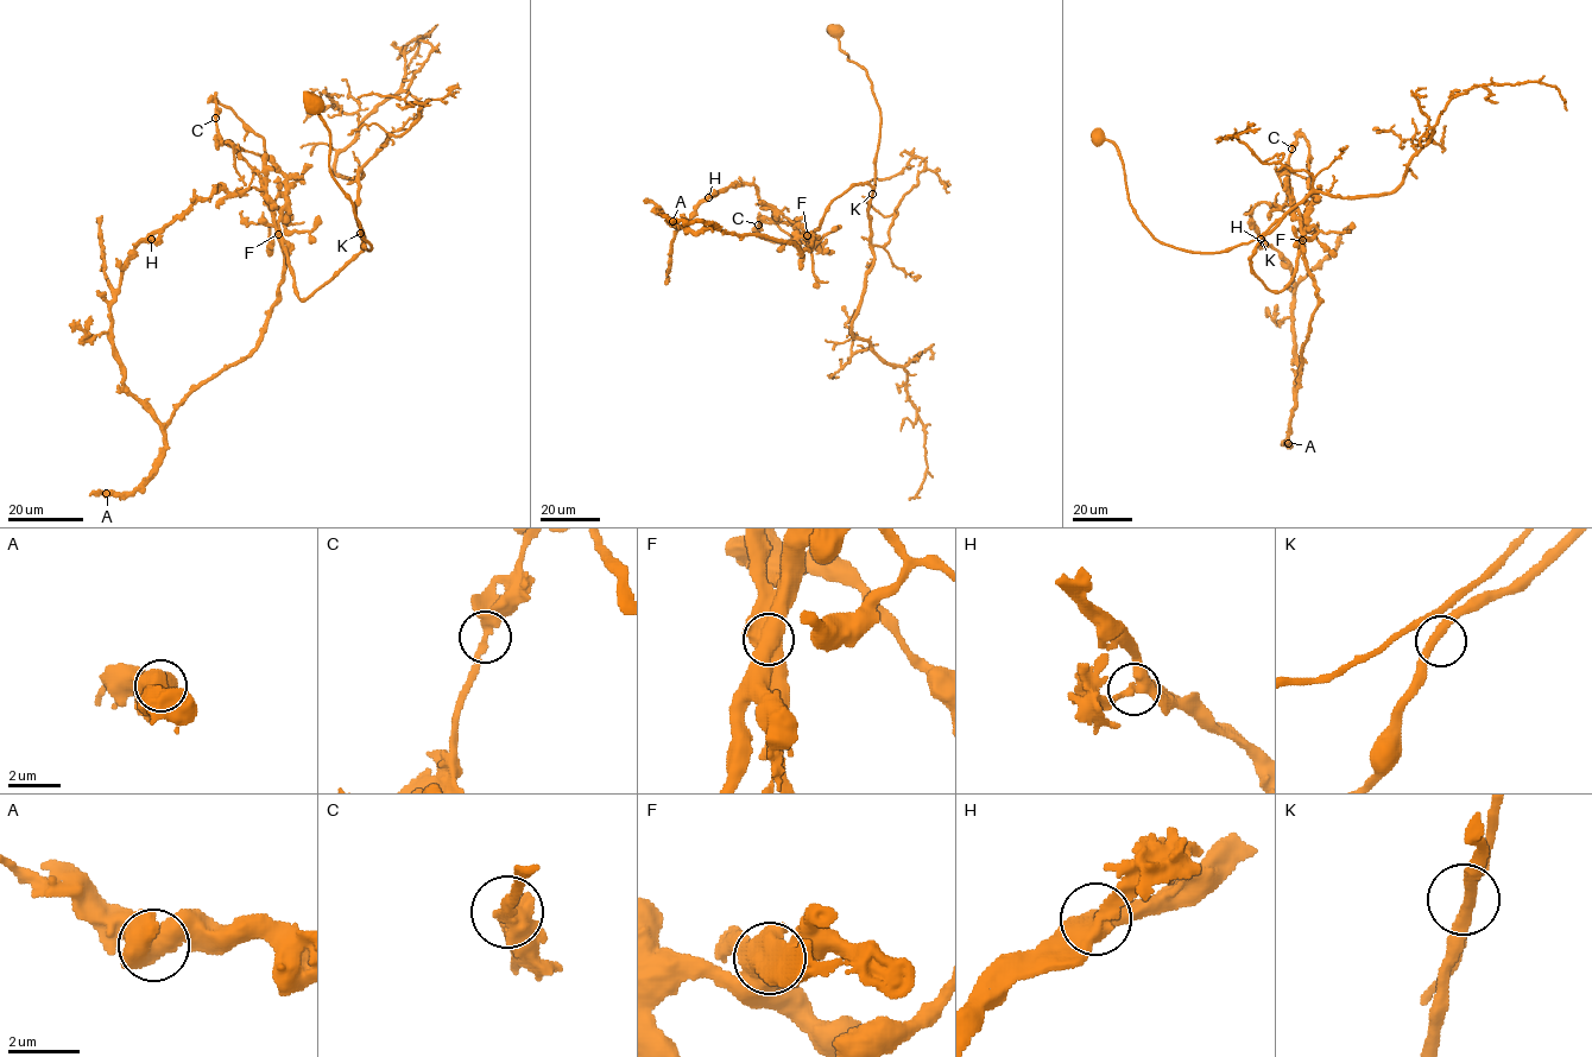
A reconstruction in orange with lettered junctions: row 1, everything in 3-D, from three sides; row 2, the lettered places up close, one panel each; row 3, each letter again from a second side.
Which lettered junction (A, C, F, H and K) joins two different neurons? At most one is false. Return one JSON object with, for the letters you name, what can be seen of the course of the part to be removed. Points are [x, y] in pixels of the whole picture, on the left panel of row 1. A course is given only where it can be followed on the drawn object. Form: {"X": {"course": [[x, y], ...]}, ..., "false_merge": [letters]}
{"F": {"course": [[278, 233], [284, 279], [260, 342], [162, 424], [124, 385], [111, 314], [121, 269], [214, 187], [247, 195]]}, "false_merge": ["F"]}

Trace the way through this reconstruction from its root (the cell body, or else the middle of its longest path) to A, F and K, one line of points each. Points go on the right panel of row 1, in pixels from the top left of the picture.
A: (1094, 137), (1158, 241), (1258, 238), (1251, 270), (1278, 291), (1302, 249), (1318, 305), (1288, 443)
F: (1094, 137), (1117, 147), (1130, 204), (1160, 241), (1219, 252), (1258, 238), (1251, 270), (1281, 291), (1302, 240)
K: (1094, 137), (1117, 147), (1130, 204), (1158, 241), (1186, 251), (1219, 252), (1261, 239)

